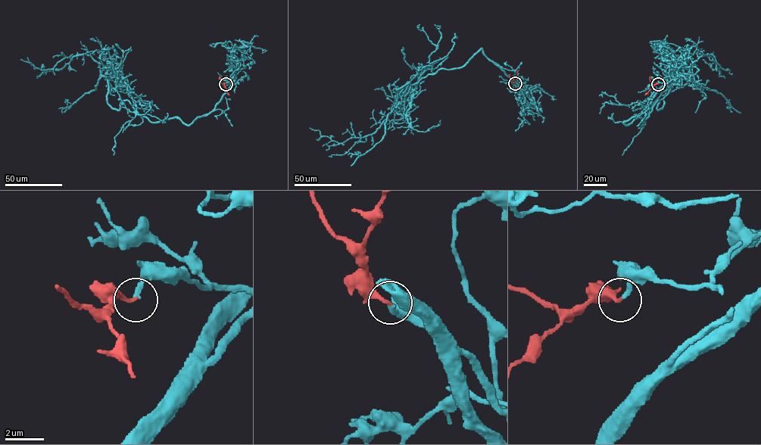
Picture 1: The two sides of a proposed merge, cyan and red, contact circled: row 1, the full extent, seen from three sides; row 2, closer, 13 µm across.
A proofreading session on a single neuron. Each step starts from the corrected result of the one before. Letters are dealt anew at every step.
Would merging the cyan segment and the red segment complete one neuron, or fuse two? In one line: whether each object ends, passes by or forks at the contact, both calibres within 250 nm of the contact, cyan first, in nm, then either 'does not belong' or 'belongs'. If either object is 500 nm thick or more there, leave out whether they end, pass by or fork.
cyan ends there; red ends there; 240 nm thick on the cyan side, 200 nm on the other; belongs

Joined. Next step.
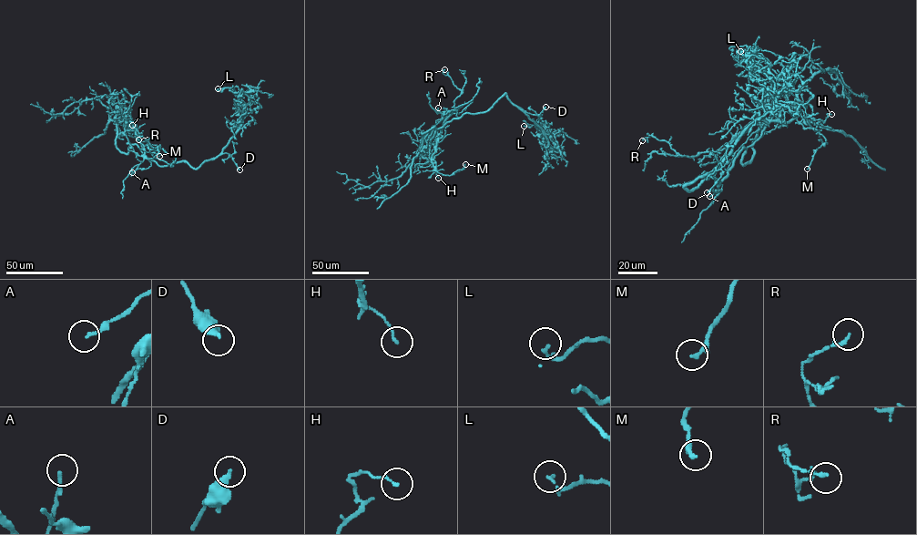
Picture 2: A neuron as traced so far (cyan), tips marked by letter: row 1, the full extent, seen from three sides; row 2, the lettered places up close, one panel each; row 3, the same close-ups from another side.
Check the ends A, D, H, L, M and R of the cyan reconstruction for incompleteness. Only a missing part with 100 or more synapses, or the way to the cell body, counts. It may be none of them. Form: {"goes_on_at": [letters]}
{"goes_on_at": []}

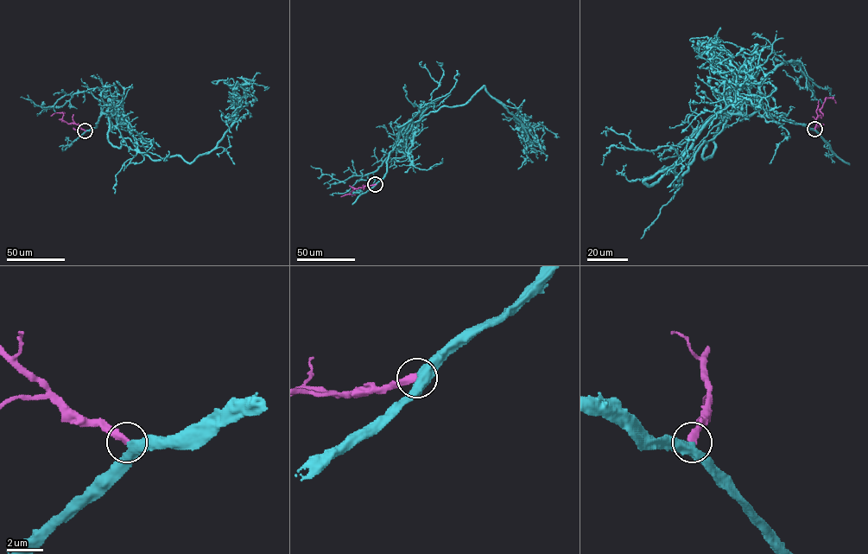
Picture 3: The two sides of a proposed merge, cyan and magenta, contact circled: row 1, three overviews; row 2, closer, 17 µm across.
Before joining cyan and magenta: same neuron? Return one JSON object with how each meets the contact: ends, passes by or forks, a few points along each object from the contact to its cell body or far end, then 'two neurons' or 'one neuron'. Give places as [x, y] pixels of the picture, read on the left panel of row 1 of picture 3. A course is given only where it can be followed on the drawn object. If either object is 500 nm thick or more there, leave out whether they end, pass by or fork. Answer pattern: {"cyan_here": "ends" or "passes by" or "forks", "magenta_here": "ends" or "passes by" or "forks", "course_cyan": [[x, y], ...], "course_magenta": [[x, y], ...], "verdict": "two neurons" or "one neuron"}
{"cyan_here": "passes by", "magenta_here": "ends", "course_cyan": [[85, 130], [113, 107], [121, 136], [153, 160], [180, 155], [192, 162], [247, 105], [244, 78], [260, 73]], "course_magenta": [[85, 130], [62, 120], [62, 112], [50, 116]], "verdict": "one neuron"}

